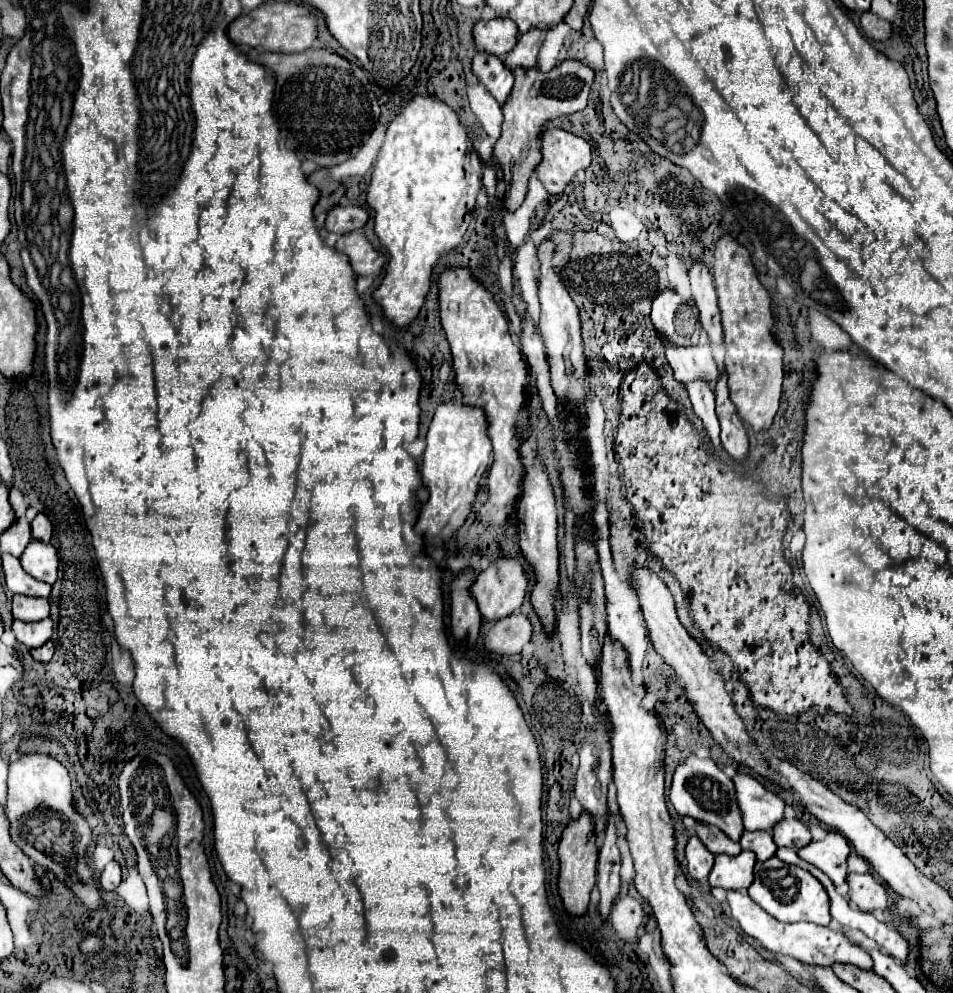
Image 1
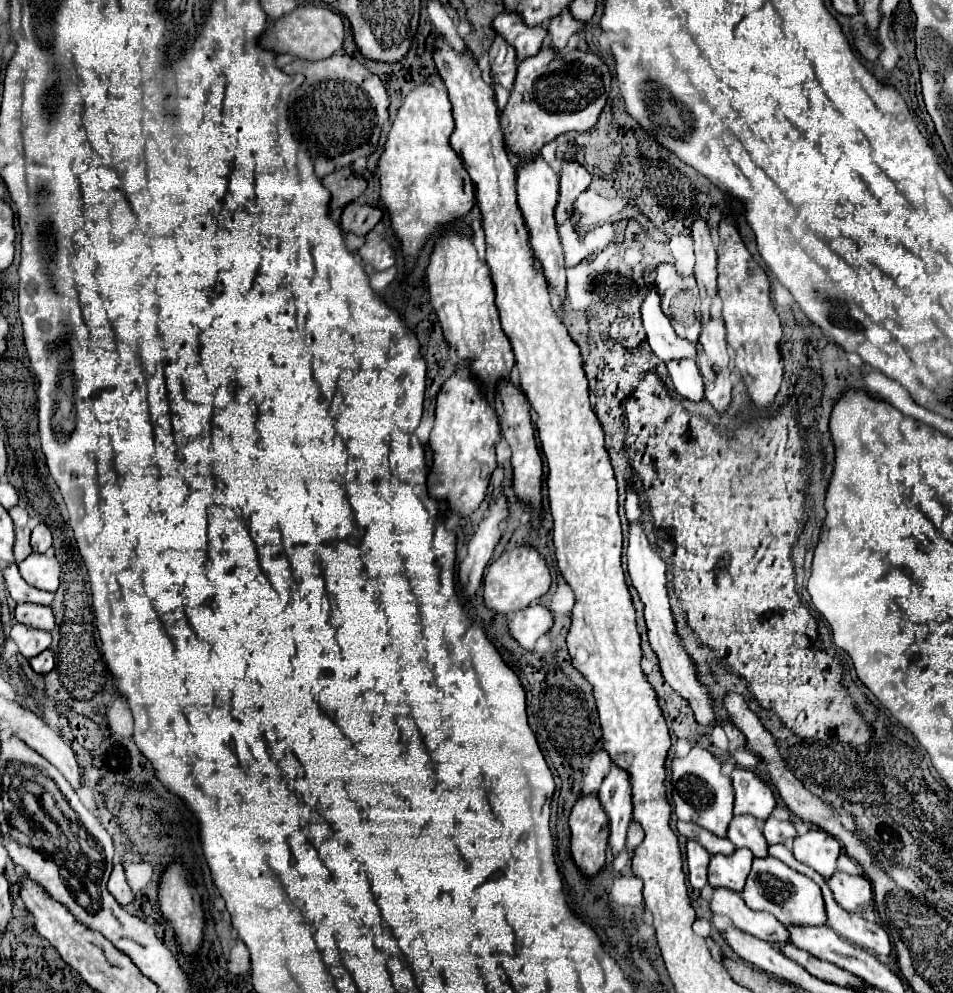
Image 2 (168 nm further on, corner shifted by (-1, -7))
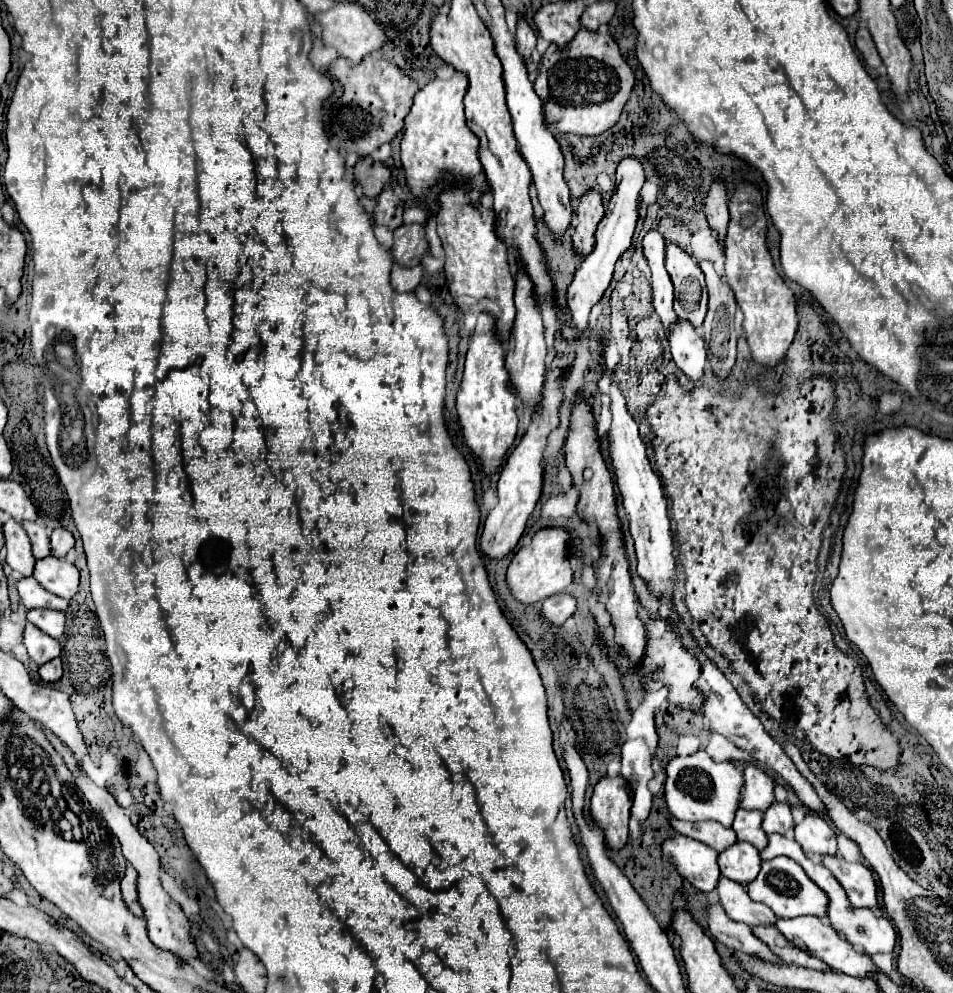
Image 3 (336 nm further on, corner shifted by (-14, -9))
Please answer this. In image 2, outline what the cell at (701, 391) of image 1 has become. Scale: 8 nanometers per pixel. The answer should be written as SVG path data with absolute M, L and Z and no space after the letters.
M682 360L682 362L668 362L668 372L674 382L674 388L680 396L688 398L690 402L702 402L704 400L704 382L702 374L694 360Z

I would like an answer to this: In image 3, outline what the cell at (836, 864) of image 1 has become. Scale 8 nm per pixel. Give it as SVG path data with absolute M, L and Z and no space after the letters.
M815 812L805 814L803 822L795 824L795 838L811 858L833 856L837 850L833 828Z

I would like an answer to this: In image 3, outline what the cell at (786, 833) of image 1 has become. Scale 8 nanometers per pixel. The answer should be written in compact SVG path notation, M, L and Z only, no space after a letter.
M773 802L765 812L763 812L763 832L779 832L787 834L793 828L793 818L791 818L791 808L787 802Z

